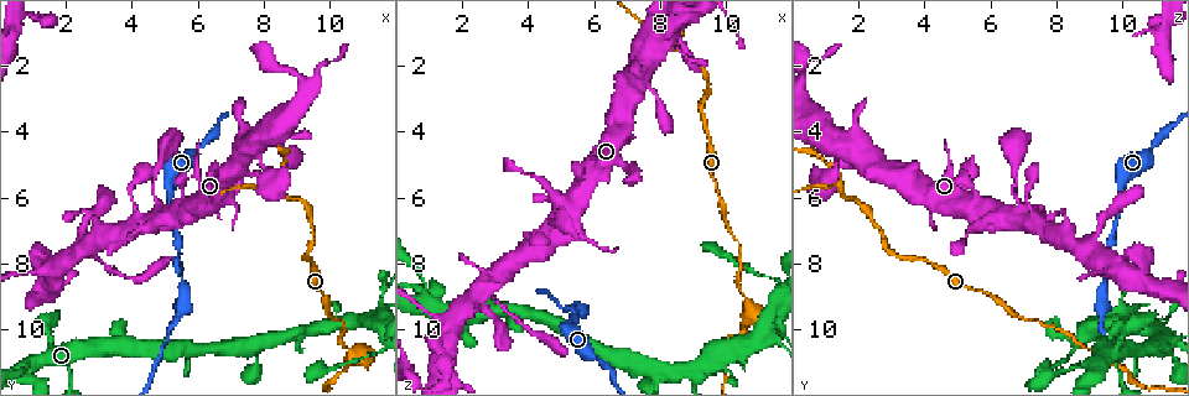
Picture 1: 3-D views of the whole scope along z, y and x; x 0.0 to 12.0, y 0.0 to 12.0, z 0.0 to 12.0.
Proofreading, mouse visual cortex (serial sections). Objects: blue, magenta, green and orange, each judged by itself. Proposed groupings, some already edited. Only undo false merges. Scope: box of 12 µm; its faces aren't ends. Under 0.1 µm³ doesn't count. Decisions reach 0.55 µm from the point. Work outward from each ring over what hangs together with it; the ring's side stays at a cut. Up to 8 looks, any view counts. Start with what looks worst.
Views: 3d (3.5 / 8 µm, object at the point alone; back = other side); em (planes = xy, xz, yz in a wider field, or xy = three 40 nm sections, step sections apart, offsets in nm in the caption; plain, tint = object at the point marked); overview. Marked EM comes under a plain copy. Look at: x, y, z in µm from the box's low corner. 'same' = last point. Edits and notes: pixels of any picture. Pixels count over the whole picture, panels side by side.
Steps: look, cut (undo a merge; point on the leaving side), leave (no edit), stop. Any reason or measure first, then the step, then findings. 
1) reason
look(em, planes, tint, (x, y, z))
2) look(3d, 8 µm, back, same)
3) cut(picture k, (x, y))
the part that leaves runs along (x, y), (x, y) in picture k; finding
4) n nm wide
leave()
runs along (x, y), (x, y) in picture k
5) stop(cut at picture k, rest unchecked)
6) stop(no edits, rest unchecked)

thick turns thin
look(3d, 3.5 µm, (10.8, 10.8, 9.4))

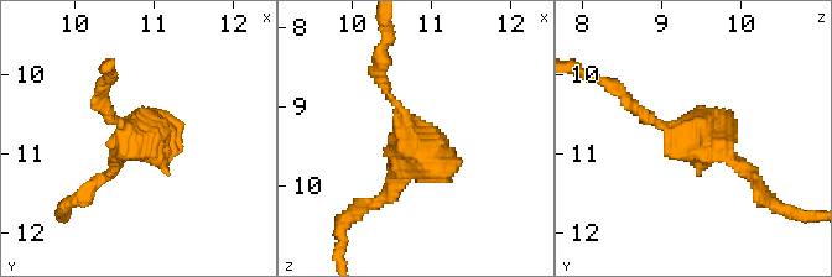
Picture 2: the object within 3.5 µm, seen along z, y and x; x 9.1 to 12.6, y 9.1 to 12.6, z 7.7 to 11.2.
shape alone is not enough
look(em, xy, step 3, tint, (10.75, 10.85, 9.50))

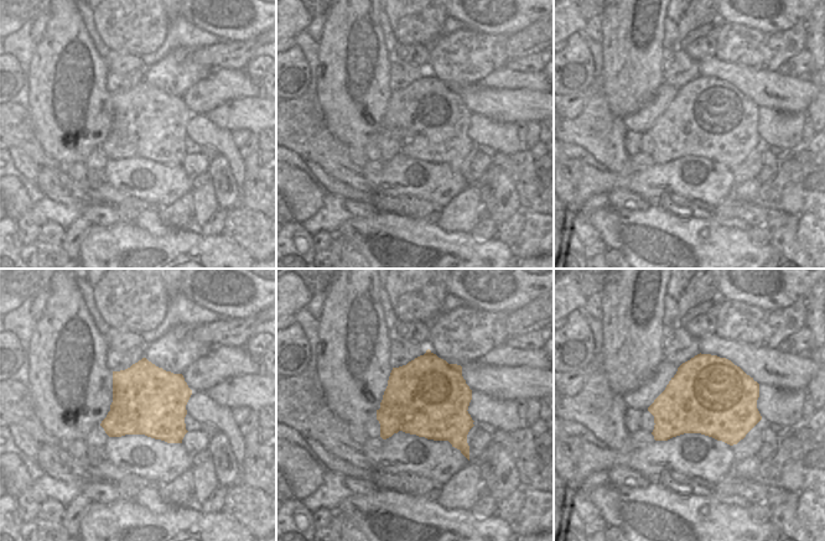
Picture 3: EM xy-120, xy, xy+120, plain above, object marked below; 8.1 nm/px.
look(em, xy, step 5, tint, same)

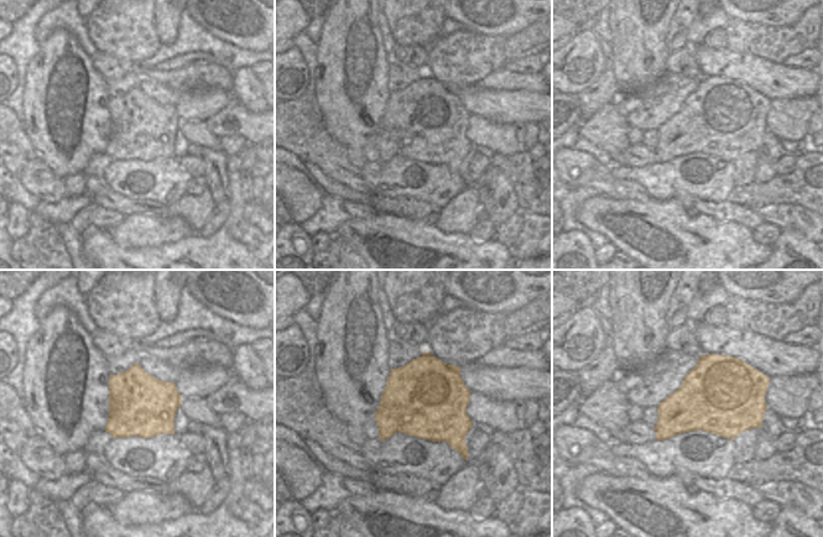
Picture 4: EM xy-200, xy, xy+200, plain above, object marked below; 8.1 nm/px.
leave()
all the same cell

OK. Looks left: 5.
thick turns thin
look(3d, 3.5 µm, (5.1, 5.7, 9.9))

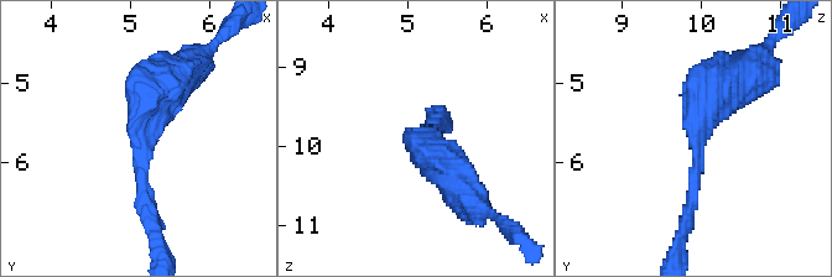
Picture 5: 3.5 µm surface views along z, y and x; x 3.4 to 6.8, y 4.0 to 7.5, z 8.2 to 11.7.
arms of 150, 500 nm
look(em, xy, step 3, tint, (5.10, 5.80, 9.90))

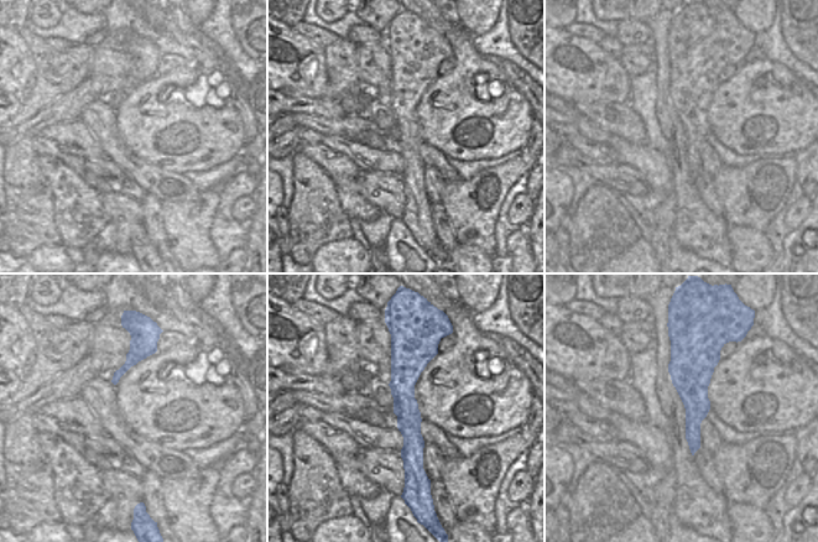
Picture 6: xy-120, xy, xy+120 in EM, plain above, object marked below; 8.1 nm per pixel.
look(em, xy, step 2, tint, same)

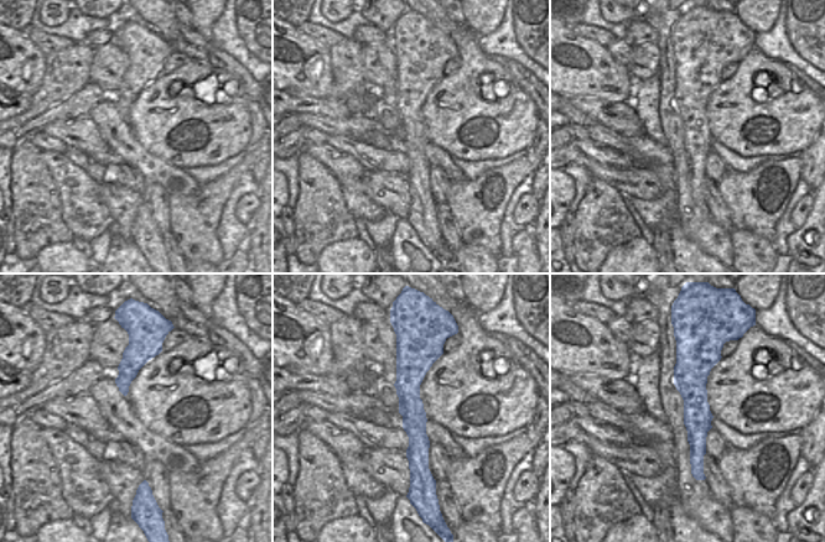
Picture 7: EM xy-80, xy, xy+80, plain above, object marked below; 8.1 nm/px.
leave()
runs along (401, 348), (409, 358), (421, 477) in picture 7; all the same cell

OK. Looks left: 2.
thick turns thin
look(3d, 8 µm, (7.9, 10.4, 11.4))

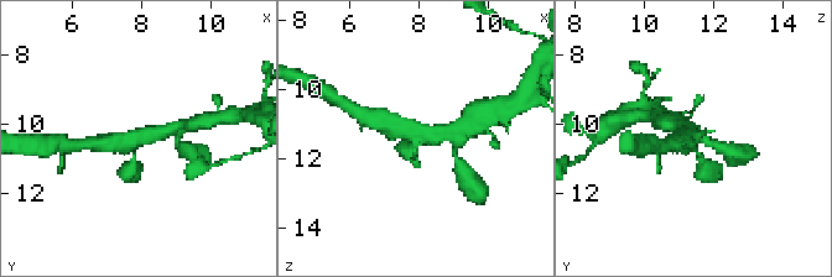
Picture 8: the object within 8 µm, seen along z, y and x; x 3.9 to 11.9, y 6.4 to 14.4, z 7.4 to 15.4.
look(3d, 3.5 µm, (7.9, 10.4, 11.4))

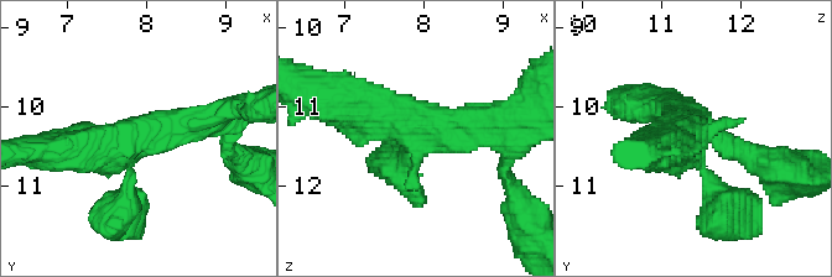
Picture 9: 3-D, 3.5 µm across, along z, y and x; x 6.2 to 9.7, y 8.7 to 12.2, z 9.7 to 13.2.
leave()
runs along (350, 105), (415, 124), (404, 184) in picture 9; continuous, no second cell

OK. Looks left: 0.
stop(no edits, rest unchecked)

